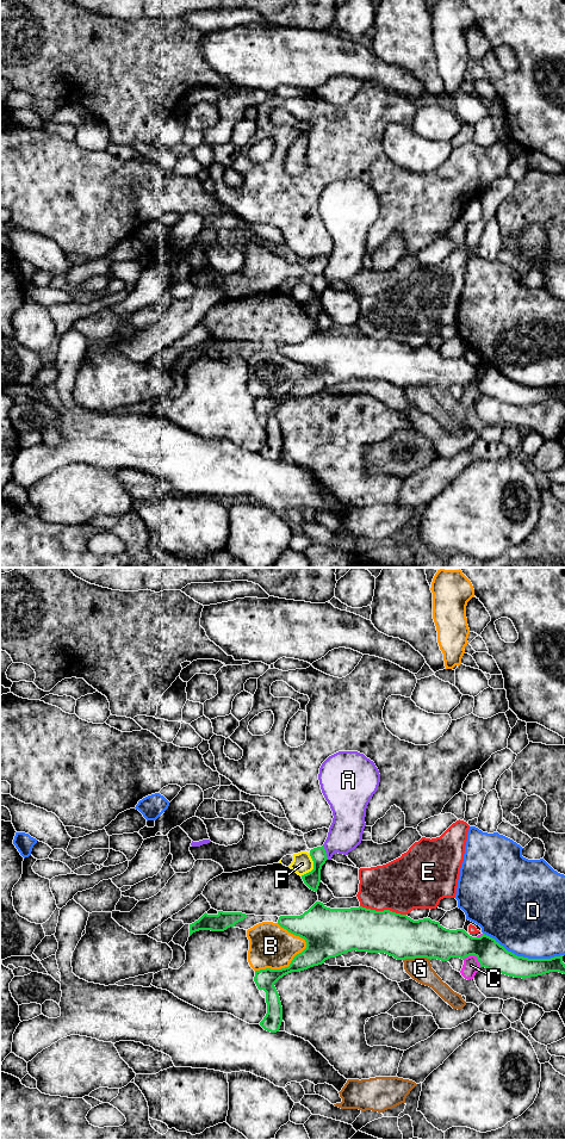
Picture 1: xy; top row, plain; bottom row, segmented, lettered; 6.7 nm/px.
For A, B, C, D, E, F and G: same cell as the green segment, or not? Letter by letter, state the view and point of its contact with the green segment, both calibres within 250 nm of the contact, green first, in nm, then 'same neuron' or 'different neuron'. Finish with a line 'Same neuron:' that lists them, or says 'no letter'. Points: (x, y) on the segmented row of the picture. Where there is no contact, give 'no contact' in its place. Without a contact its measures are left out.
A: xy (326, 853) | 110/220 nm | different neuron
B: xy (285, 967) | 170/300 nm | different neuron
C: xy (473, 954) | 220/110 nm | different neuron
D: xy (522, 956) | 190/480 nm | different neuron
E: xy (384, 910) | 300/360 nm | different neuron
F: xy (314, 867) | 110/140 nm | different neuron
G: xy (416, 956) | 300/160 nm | different neuron
Same neuron: no letter

